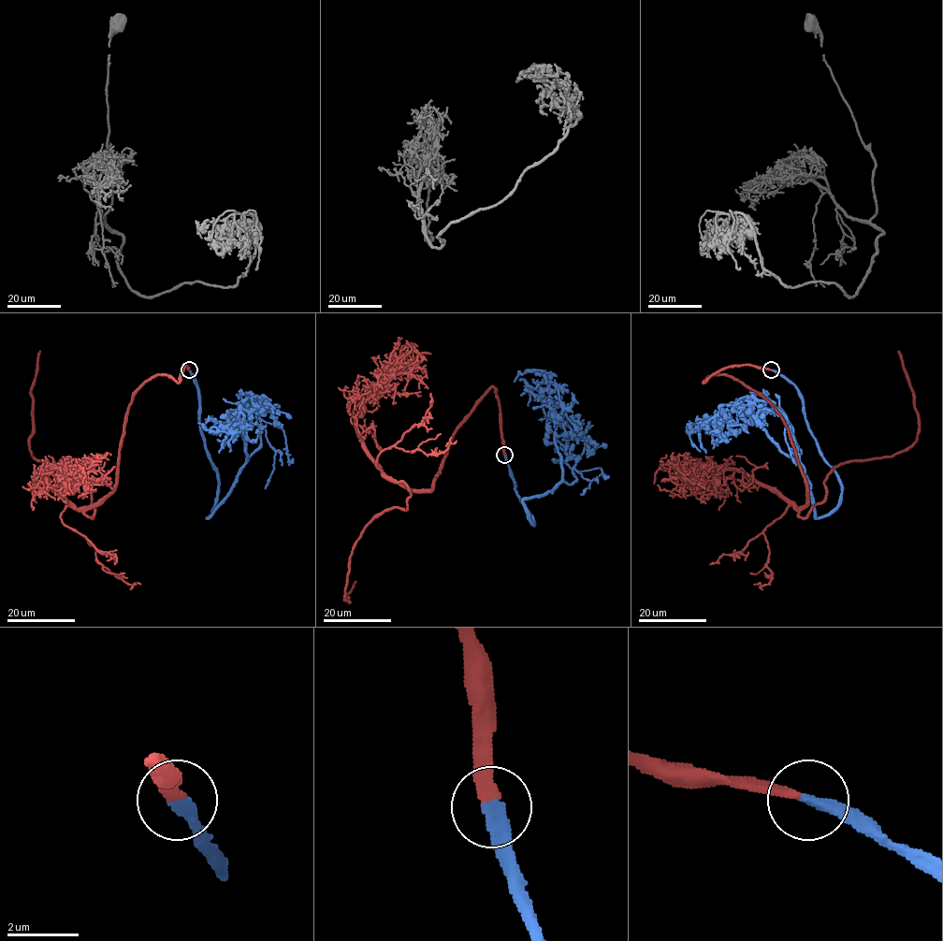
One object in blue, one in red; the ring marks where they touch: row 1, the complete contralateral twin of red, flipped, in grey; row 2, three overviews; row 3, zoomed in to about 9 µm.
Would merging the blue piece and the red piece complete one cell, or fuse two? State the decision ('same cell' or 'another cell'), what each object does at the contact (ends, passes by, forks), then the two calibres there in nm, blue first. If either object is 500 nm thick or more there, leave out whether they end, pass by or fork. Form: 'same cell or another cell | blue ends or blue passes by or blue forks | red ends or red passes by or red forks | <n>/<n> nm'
same cell | blue ends | red ends | 380/320 nm

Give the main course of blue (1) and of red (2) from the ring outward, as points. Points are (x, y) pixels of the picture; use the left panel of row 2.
1: (188, 369), (218, 477), (208, 518), (246, 459), (240, 405), (243, 422), (228, 432), (197, 422)
2: (188, 369), (134, 394), (114, 488), (89, 517), (90, 492), (30, 450), (40, 351)

